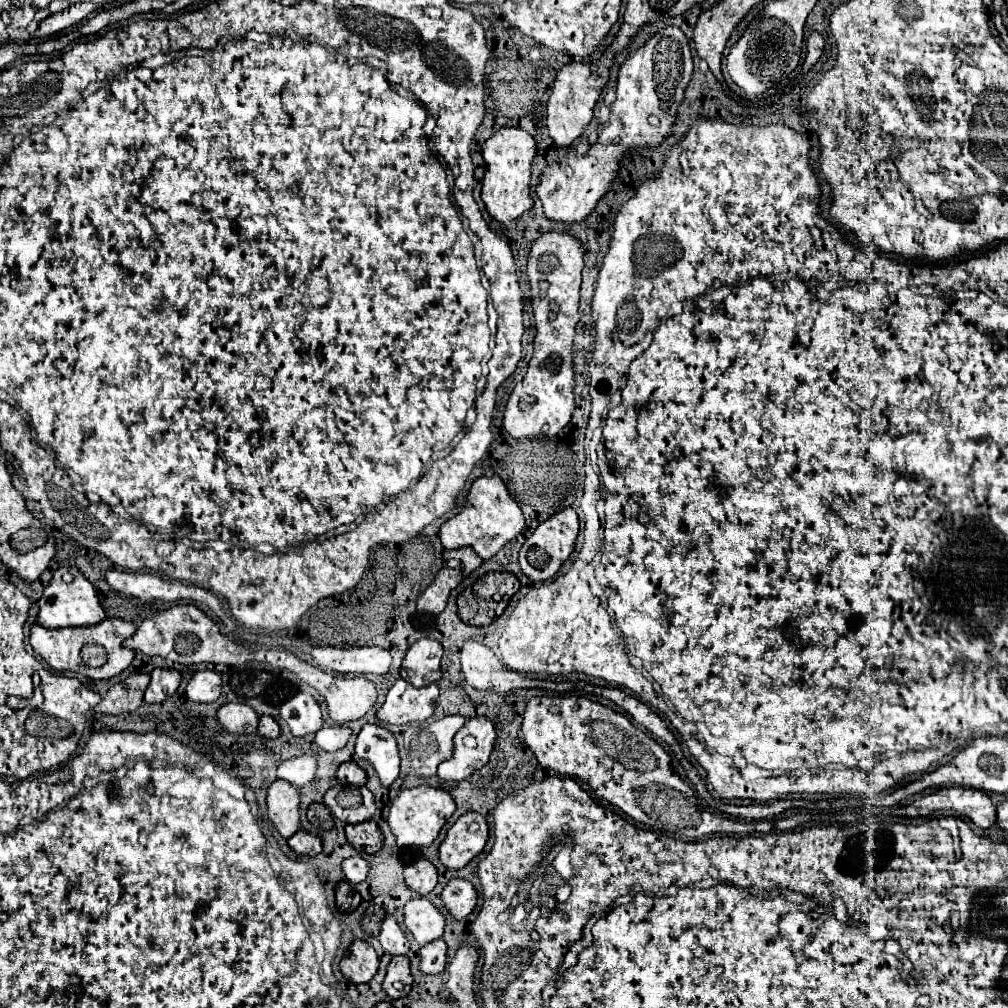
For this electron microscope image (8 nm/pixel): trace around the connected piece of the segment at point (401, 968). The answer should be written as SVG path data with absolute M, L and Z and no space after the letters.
M394 956L392 962L388 964L388 970L386 970L386 978L382 982L382 988L384 992L390 996L390 998L402 998L410 992L410 984L412 984L412 978L410 978L410 962L406 956L398 958Z

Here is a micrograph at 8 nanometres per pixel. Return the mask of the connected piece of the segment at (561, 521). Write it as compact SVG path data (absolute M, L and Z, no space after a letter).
M564 508L562 512L552 514L548 520L544 520L532 532L532 536L520 548L520 568L522 568L522 572L530 580L536 580L536 582L552 578L560 570L560 566L564 564L564 560L572 554L576 536L578 536L578 516L576 516L576 512L572 508Z

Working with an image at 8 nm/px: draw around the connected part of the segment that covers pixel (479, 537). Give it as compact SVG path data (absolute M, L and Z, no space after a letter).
M480 476L472 482L468 498L462 510L446 520L440 528L440 540L444 548L462 548L470 546L478 552L480 558L492 558L508 540L518 536L524 528L524 516L518 504L508 496L508 490L500 476Z

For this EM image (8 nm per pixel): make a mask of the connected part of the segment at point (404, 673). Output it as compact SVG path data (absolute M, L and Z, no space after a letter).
M420 638L414 642L400 668L400 676L416 688L428 686L440 678L440 656L442 644L432 638Z

